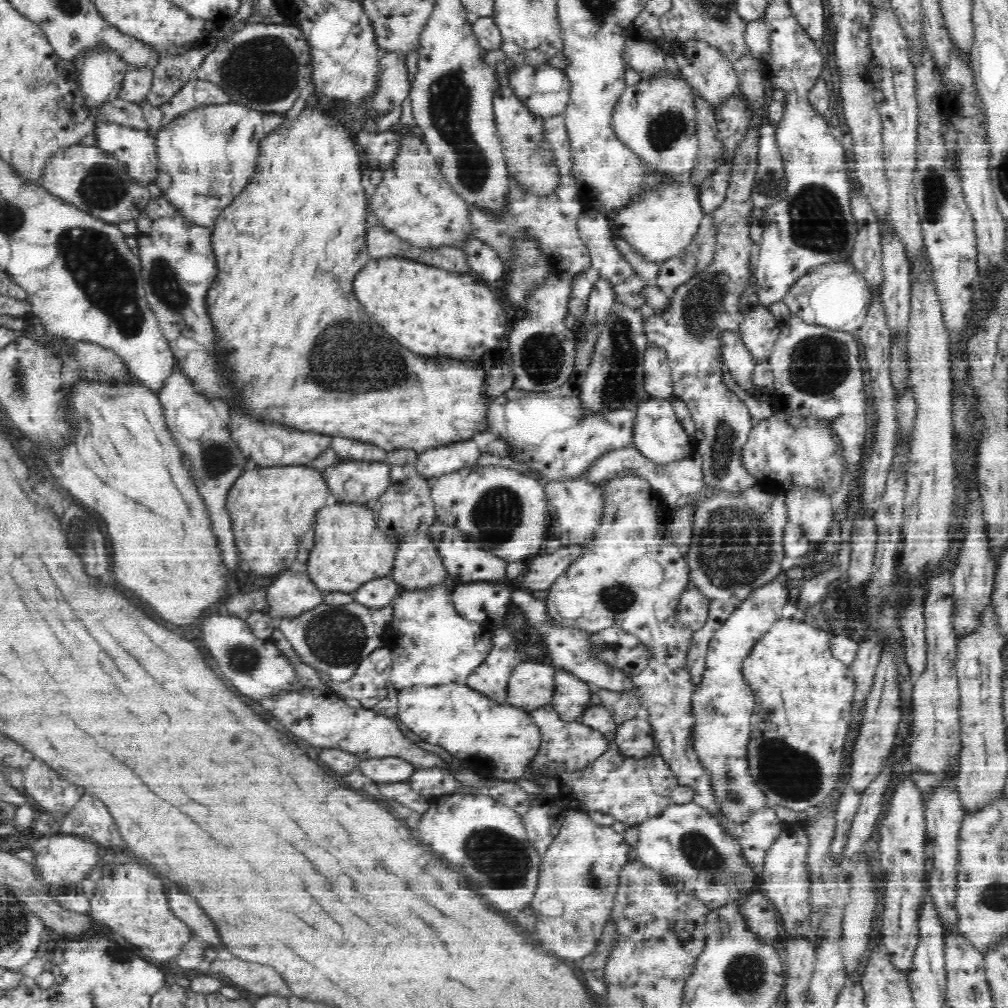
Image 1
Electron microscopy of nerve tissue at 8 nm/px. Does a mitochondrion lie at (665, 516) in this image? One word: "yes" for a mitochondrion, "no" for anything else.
no

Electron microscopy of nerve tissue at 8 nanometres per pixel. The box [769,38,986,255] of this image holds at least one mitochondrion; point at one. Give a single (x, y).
(935, 190)

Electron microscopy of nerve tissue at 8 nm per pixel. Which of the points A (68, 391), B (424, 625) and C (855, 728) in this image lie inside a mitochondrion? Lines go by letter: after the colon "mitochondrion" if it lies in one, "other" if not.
A: other
B: other
C: other

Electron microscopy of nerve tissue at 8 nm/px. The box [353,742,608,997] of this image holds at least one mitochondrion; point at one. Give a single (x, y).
(503, 860)

